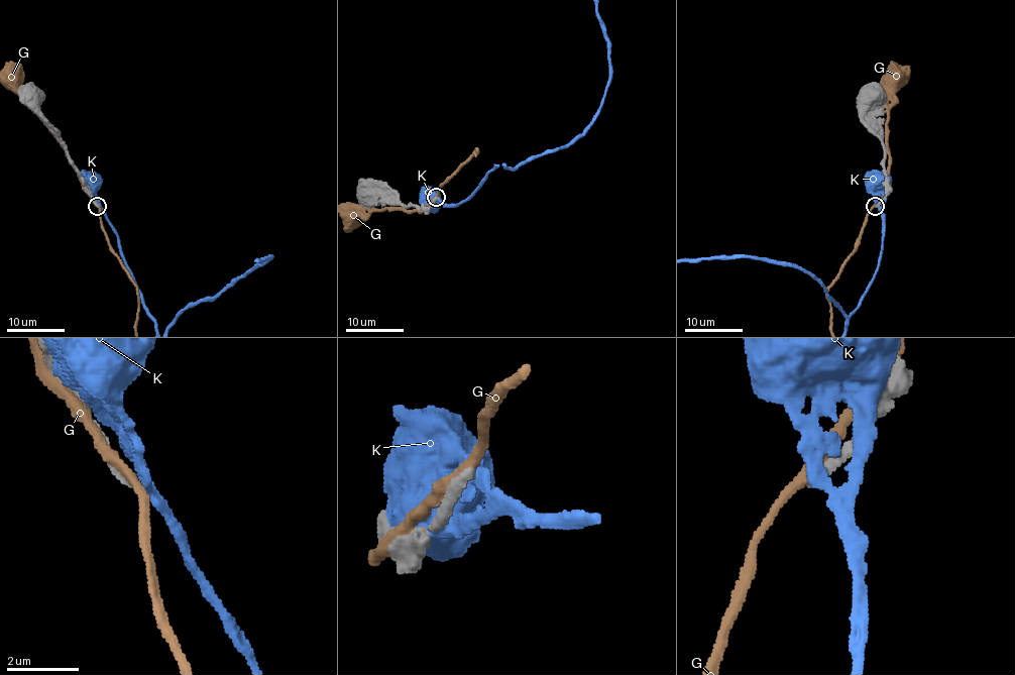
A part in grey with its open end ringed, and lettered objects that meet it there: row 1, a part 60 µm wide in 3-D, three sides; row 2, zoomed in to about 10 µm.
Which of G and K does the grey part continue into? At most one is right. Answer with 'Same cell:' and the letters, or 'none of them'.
Same cell: none of them

